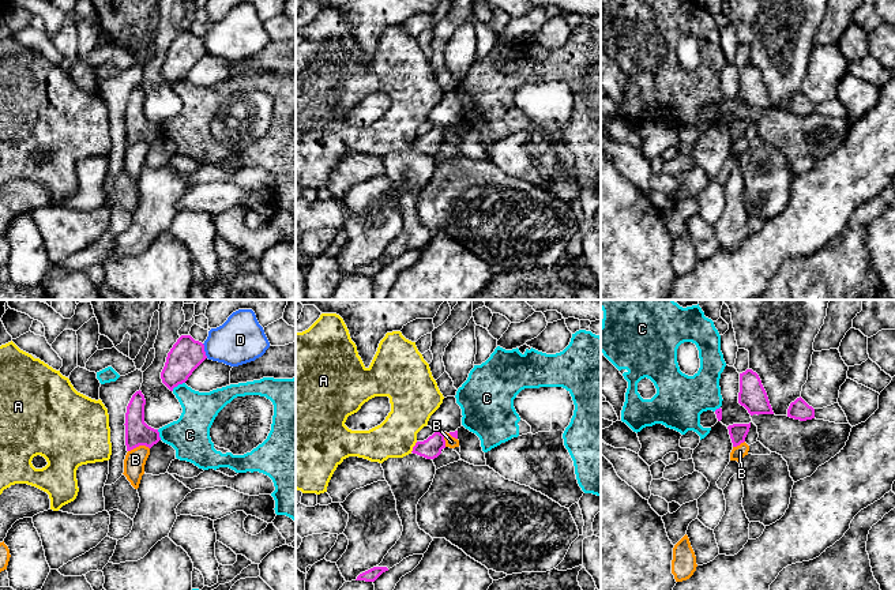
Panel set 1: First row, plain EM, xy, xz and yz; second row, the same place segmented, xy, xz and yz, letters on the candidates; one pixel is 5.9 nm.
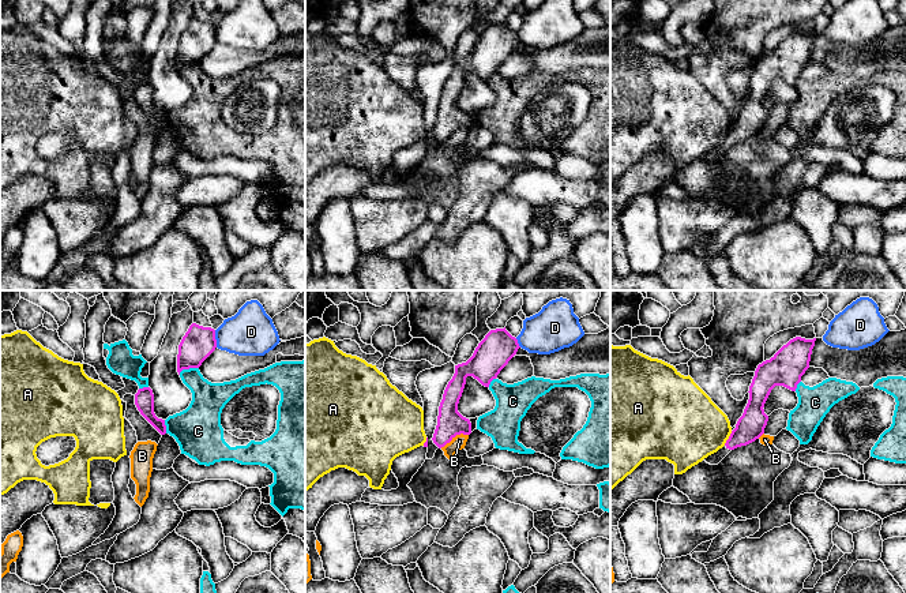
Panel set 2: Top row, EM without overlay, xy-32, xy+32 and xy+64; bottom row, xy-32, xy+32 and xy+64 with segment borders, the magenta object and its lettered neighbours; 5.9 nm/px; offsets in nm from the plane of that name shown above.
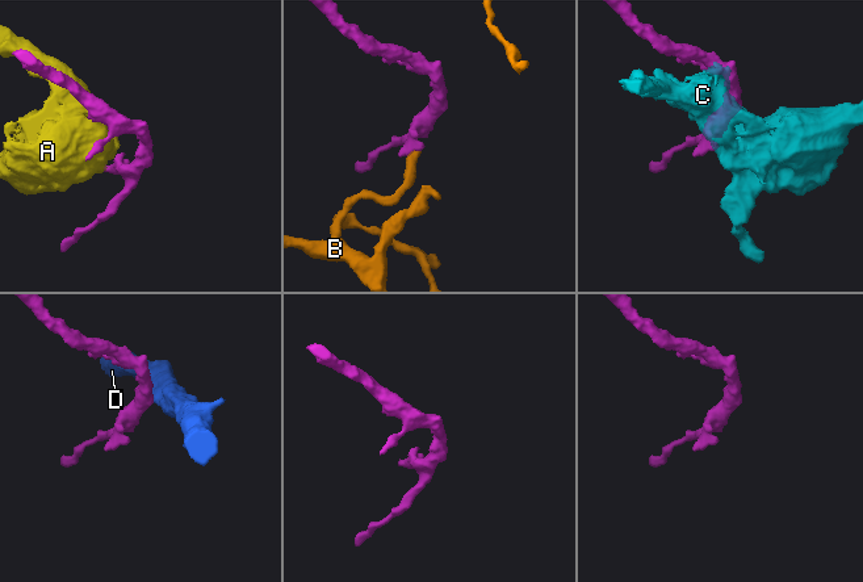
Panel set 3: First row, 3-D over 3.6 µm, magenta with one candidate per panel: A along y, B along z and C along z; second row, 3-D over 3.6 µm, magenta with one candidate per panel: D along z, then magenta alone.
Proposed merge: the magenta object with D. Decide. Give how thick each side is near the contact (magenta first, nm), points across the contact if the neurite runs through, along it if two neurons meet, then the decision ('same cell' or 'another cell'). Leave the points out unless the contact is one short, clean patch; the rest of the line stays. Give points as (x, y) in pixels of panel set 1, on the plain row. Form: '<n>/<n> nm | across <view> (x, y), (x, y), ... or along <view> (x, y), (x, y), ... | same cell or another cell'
190/280 nm | along xy (202, 38), (207, 52) | another cell

